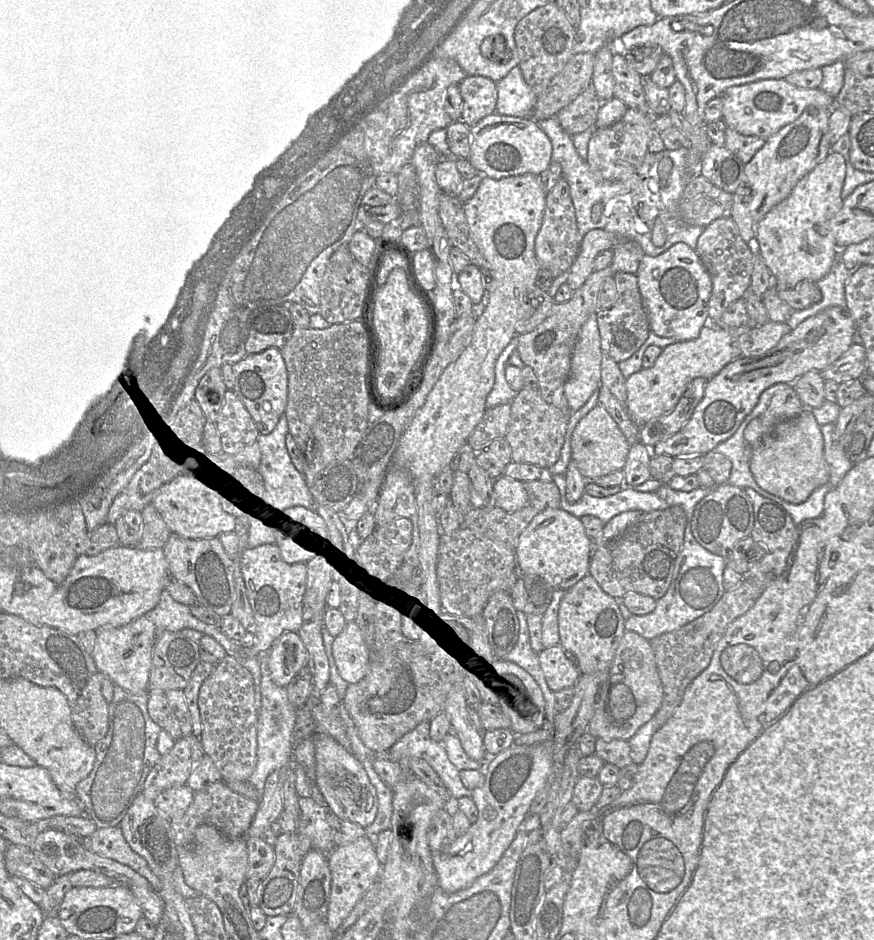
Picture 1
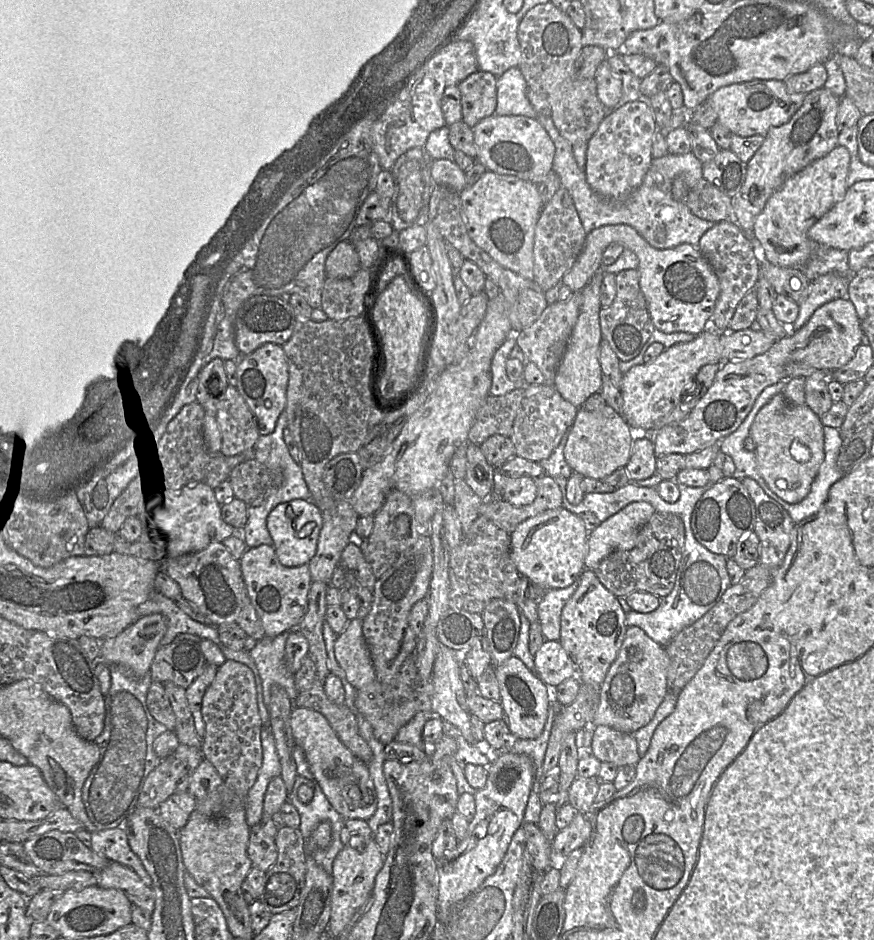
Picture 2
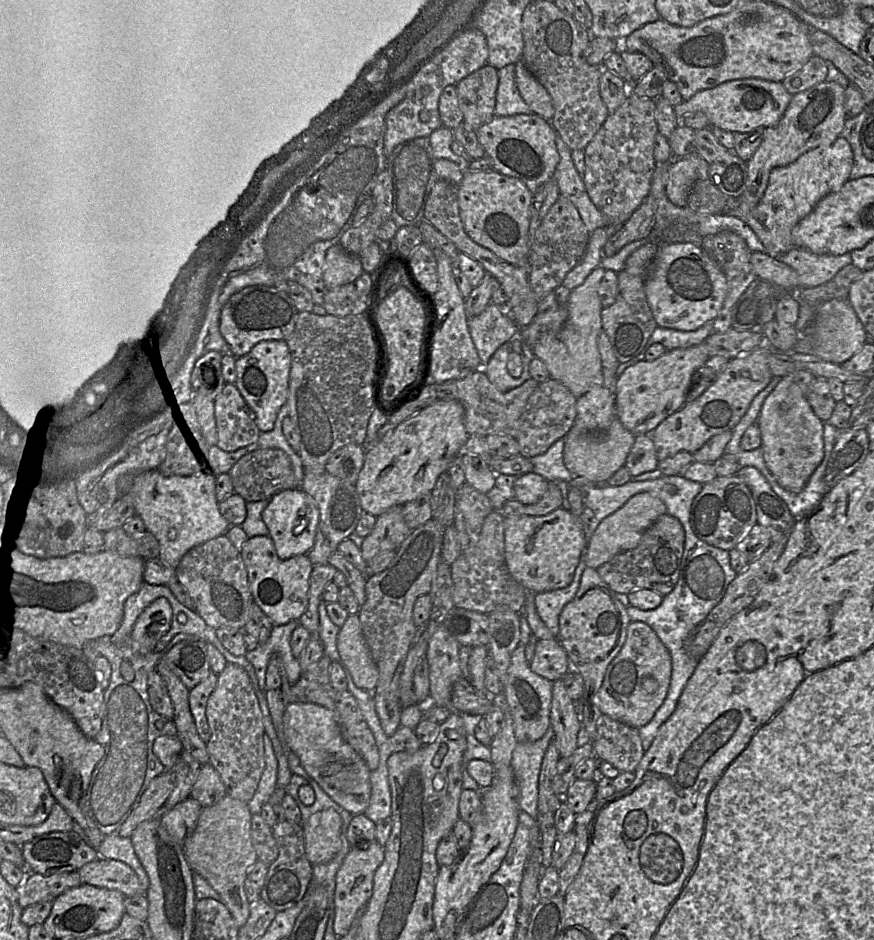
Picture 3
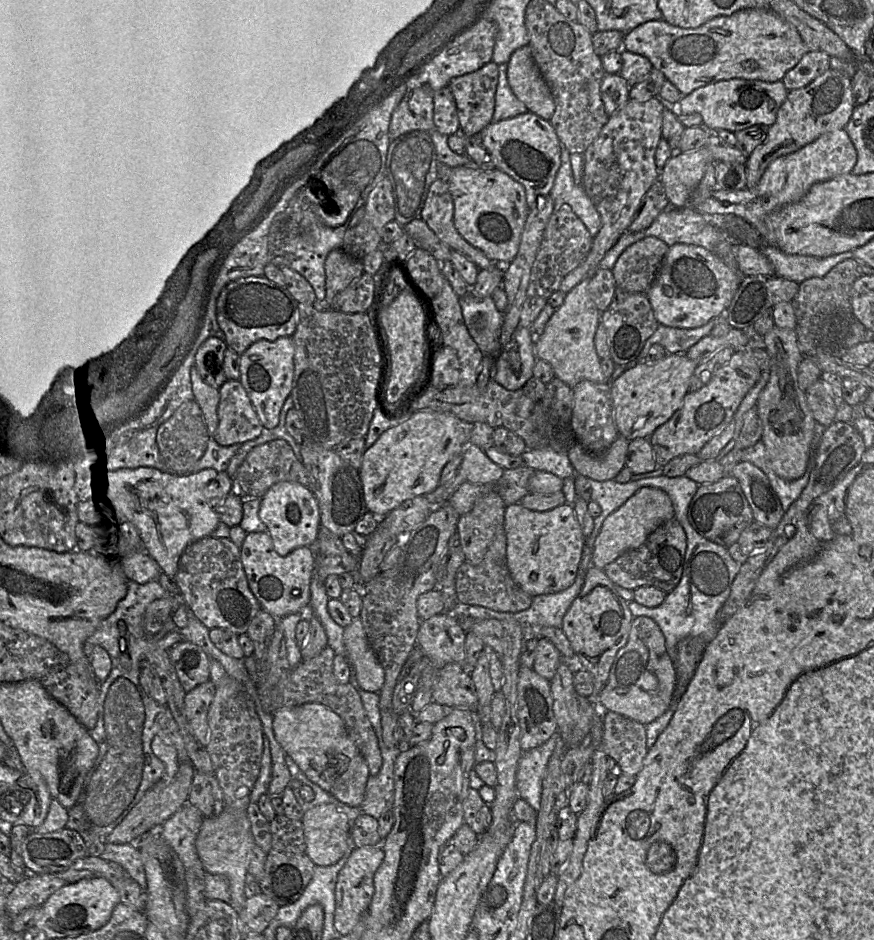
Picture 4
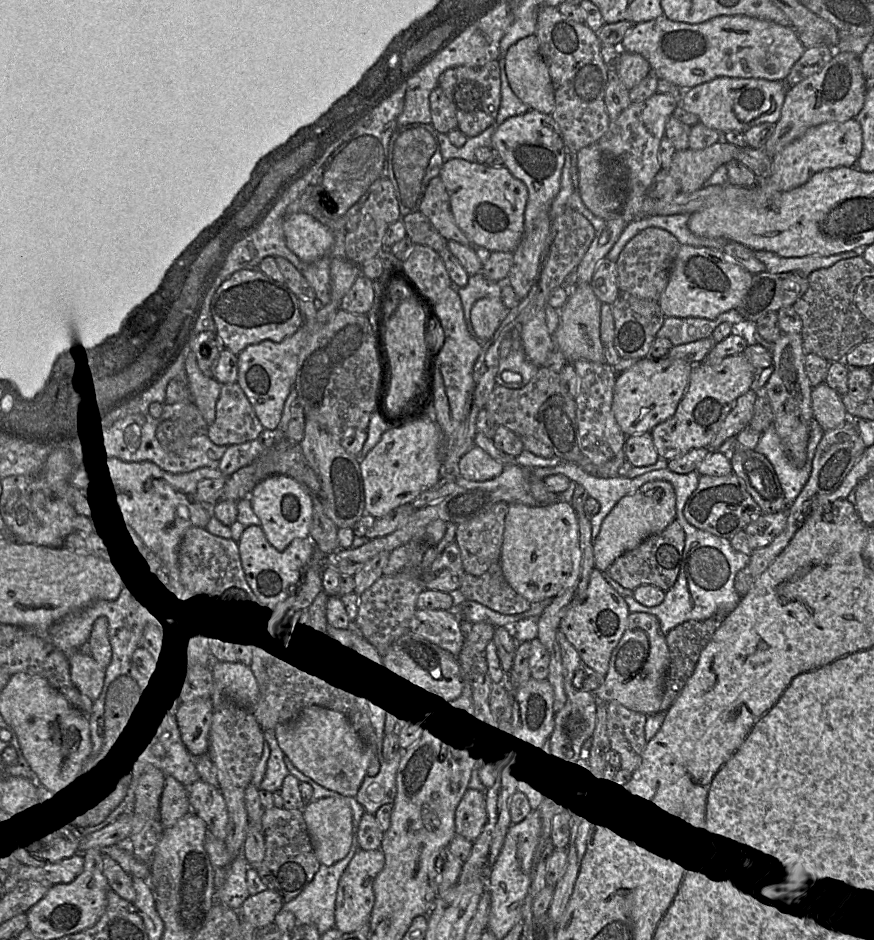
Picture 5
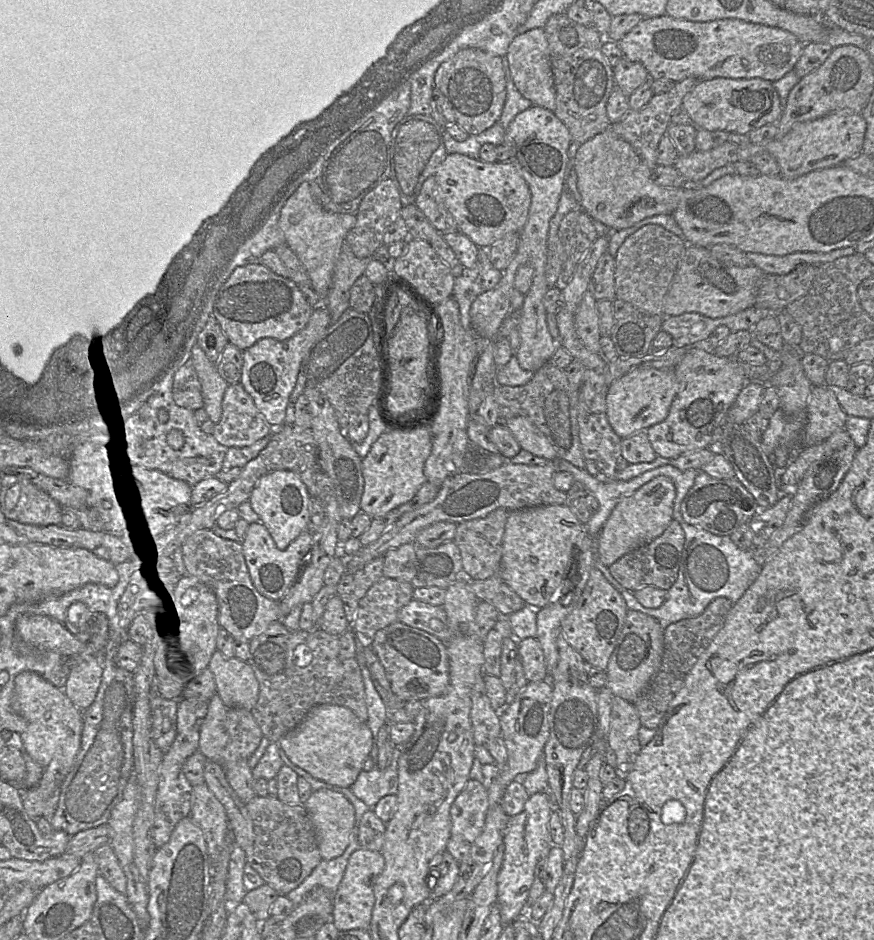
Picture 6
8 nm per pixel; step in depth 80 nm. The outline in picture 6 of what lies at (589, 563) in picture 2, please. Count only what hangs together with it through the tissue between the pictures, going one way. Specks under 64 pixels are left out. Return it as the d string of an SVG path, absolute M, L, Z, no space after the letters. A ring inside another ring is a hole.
M658 476L621 500L596 538L596 550L601 563L610 567L622 556L662 535L673 520L675 497L673 481L666 476Z

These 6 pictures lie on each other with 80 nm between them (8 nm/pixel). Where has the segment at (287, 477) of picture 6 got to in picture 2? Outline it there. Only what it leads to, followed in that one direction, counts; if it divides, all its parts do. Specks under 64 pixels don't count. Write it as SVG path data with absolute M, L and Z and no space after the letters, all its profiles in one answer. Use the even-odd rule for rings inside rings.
M290 499L275 505L267 516L267 526L280 562L286 567L309 563L316 553L322 524L322 513L311 499Z

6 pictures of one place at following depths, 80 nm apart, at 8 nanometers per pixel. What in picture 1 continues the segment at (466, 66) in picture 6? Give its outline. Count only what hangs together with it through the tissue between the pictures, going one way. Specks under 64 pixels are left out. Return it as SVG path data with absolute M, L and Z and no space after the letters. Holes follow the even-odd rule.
M466 76L459 84L463 100L461 119L469 126L496 112L496 84L484 76Z

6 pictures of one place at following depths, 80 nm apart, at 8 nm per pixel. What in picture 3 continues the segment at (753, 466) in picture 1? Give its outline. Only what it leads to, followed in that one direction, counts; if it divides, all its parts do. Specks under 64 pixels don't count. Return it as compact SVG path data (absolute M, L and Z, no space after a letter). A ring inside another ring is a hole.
M788 374L781 377L776 387L765 398L757 419L757 425L761 433L761 448L767 468L782 488L792 493L799 493L823 459L824 422L813 412L804 392L795 383L793 375Z

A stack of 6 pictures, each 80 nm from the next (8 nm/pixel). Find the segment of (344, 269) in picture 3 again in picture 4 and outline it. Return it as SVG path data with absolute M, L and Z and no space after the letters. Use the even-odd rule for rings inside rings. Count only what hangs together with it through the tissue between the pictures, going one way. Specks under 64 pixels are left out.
M336 248L329 252L325 260L326 297L328 309L334 297L356 281L363 273L362 260L358 260Z

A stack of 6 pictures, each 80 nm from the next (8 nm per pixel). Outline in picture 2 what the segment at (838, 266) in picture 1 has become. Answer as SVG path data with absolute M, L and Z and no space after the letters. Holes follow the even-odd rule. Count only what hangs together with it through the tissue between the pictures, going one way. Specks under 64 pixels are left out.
M836 272L819 275L811 280L807 297L799 304L797 319L792 324L783 324L796 331L811 317L816 309L823 304L839 299L848 298L848 283L850 277Z

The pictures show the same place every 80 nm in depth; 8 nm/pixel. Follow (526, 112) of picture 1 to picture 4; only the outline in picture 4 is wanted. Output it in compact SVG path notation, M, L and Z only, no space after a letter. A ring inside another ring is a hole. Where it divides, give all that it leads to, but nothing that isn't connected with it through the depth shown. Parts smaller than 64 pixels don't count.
M508 64L499 66L499 81L495 95L493 122L513 118L528 112L528 108L513 93L507 77Z

